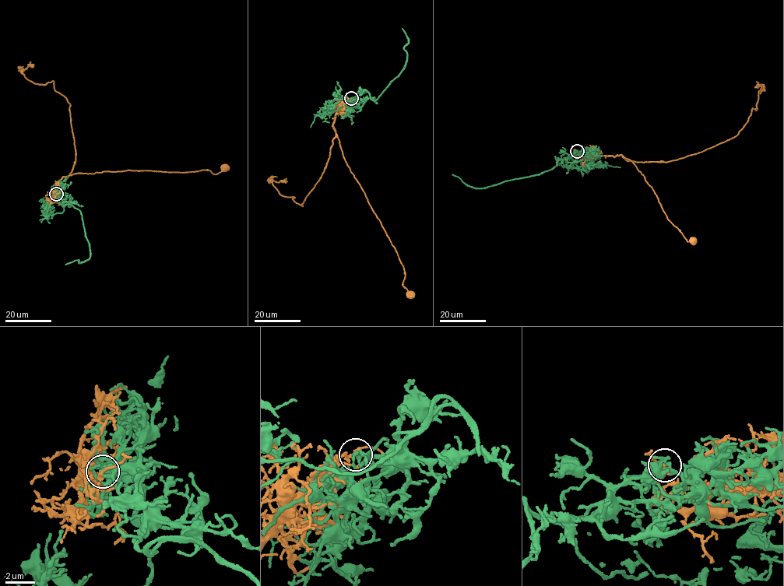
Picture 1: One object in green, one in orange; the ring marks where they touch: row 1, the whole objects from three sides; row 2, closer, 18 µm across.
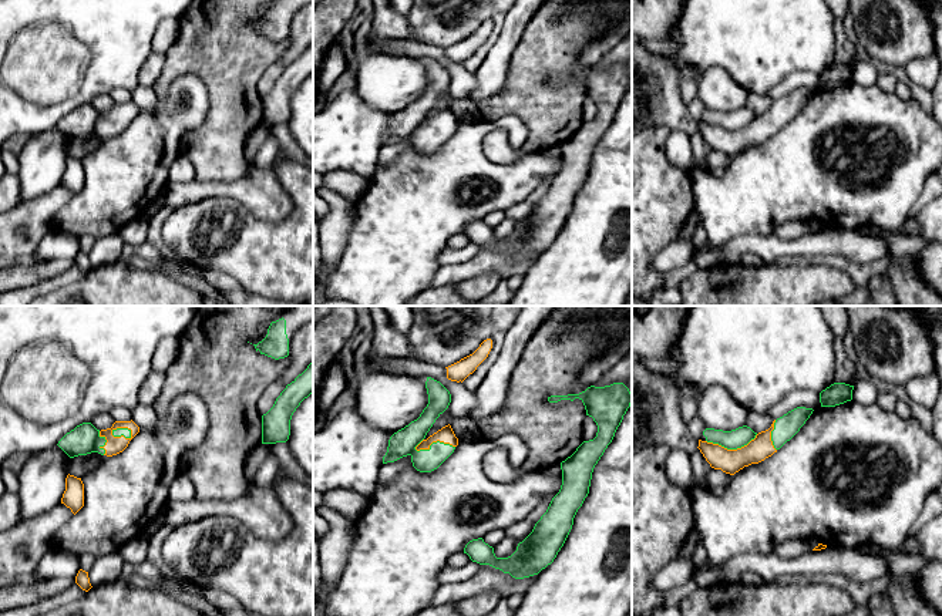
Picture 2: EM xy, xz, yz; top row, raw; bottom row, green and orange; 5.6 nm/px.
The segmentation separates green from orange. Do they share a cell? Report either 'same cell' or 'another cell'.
another cell

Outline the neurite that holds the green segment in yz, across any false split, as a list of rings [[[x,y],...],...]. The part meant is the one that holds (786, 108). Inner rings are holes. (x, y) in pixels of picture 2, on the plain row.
[[[797,88],[777,100],[774,104],[774,111],[771,112],[774,129],[780,131],[787,122],[790,122],[805,105],[813,92],[813,90]]]

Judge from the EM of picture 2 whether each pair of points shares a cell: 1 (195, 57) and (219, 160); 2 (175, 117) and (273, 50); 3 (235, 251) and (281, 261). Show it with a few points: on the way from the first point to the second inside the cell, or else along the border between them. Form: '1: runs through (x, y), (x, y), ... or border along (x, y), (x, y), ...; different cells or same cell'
1: runs through (219, 83), (219, 134); same cell
2: border along (182, 74), (194, 74), (204, 84), (208, 103); different cells
3: runs through (246, 251), (269, 259); same cell

